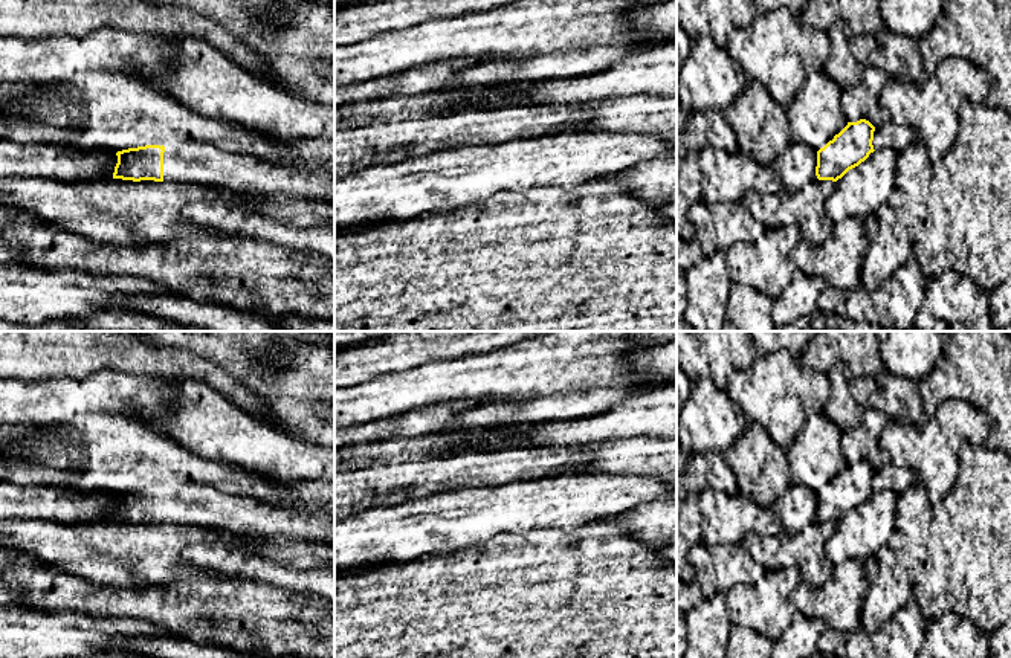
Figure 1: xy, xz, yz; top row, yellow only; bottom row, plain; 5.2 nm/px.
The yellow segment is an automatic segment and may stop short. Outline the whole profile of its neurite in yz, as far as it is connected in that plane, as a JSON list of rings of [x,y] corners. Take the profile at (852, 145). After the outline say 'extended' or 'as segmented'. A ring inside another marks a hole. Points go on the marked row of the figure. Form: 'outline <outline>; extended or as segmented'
outline [[[866,119],[848,122],[832,140],[817,151],[817,179],[837,182],[864,162],[875,151],[874,131],[875,127]]]; as segmented

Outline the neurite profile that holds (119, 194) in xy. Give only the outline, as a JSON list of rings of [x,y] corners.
[[[0,179],[2,206],[31,212],[60,231],[119,249],[160,246],[179,237],[226,237],[182,218],[188,203],[221,197],[235,202],[238,192],[154,180]]]

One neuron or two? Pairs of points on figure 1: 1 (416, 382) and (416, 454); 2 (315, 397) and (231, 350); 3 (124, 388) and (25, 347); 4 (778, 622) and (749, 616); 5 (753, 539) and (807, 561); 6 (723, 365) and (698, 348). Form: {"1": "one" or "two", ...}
{"1": "two", "2": "one", "3": "two", "4": "one", "5": "one", "6": "one"}

